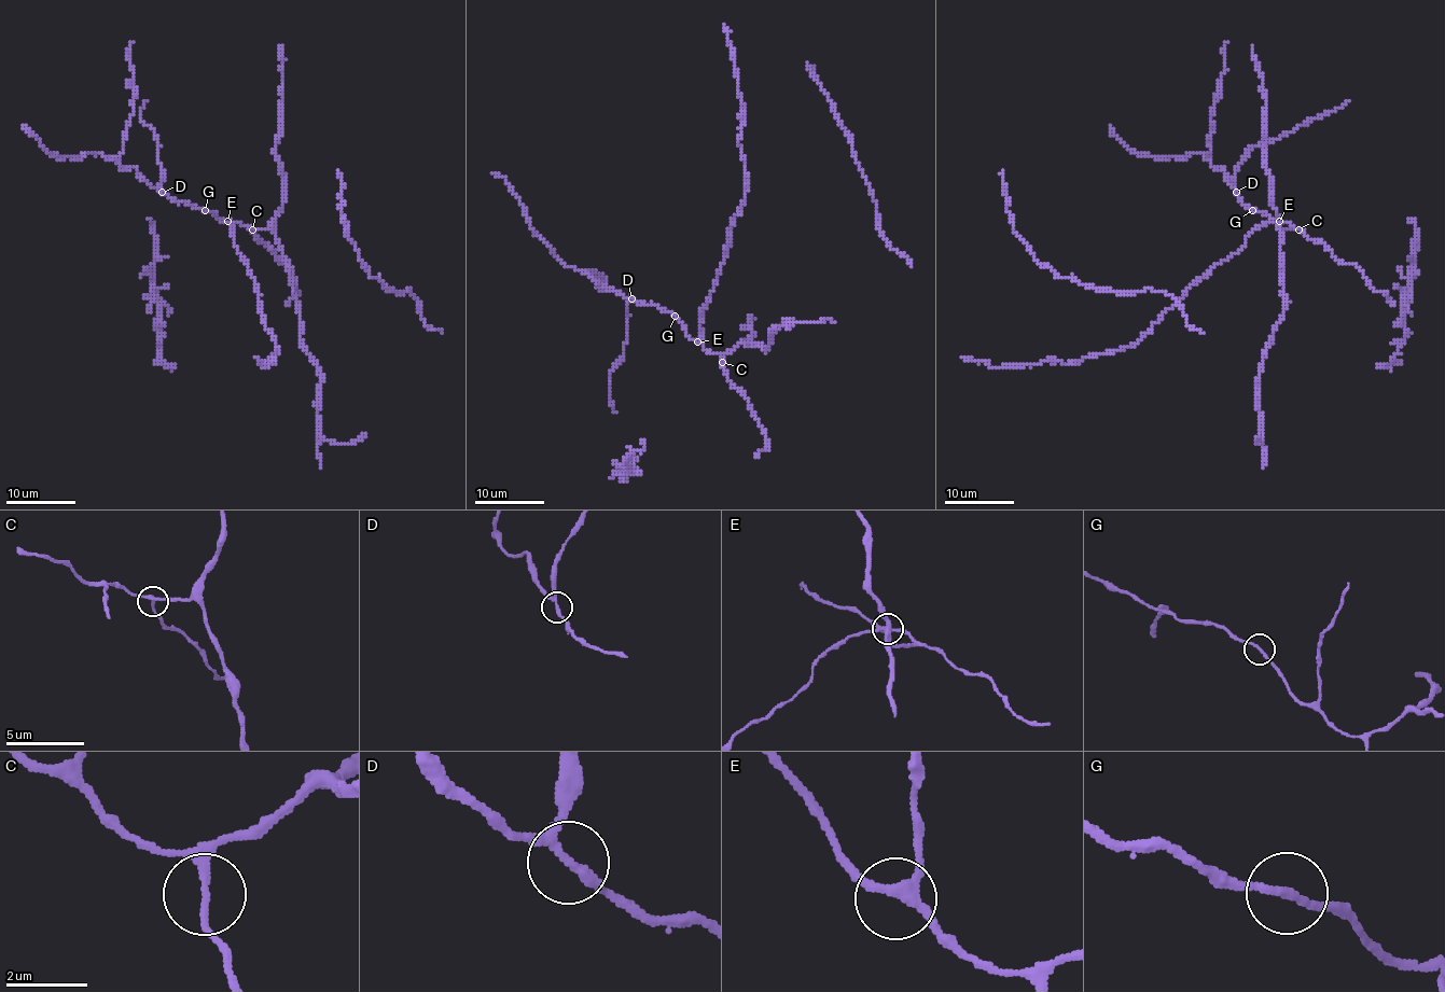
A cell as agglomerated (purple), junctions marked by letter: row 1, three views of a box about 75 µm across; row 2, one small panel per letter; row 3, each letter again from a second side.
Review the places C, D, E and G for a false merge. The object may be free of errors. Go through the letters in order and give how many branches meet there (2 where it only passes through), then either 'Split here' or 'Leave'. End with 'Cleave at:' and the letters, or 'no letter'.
C: Branches: 3. Leave
D: Branches: 3. Leave
E: Branches: 3. Leave
G: Branches: 2. Leave
Cleave at: no letter

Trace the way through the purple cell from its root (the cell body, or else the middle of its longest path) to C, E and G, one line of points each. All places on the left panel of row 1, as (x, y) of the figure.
C: (255, 280), (233, 243), (232, 221), (252, 229)
E: (255, 280), (233, 243), (232, 223), (227, 221)
G: (255, 280), (233, 243), (232, 223), (224, 223), (205, 209)

